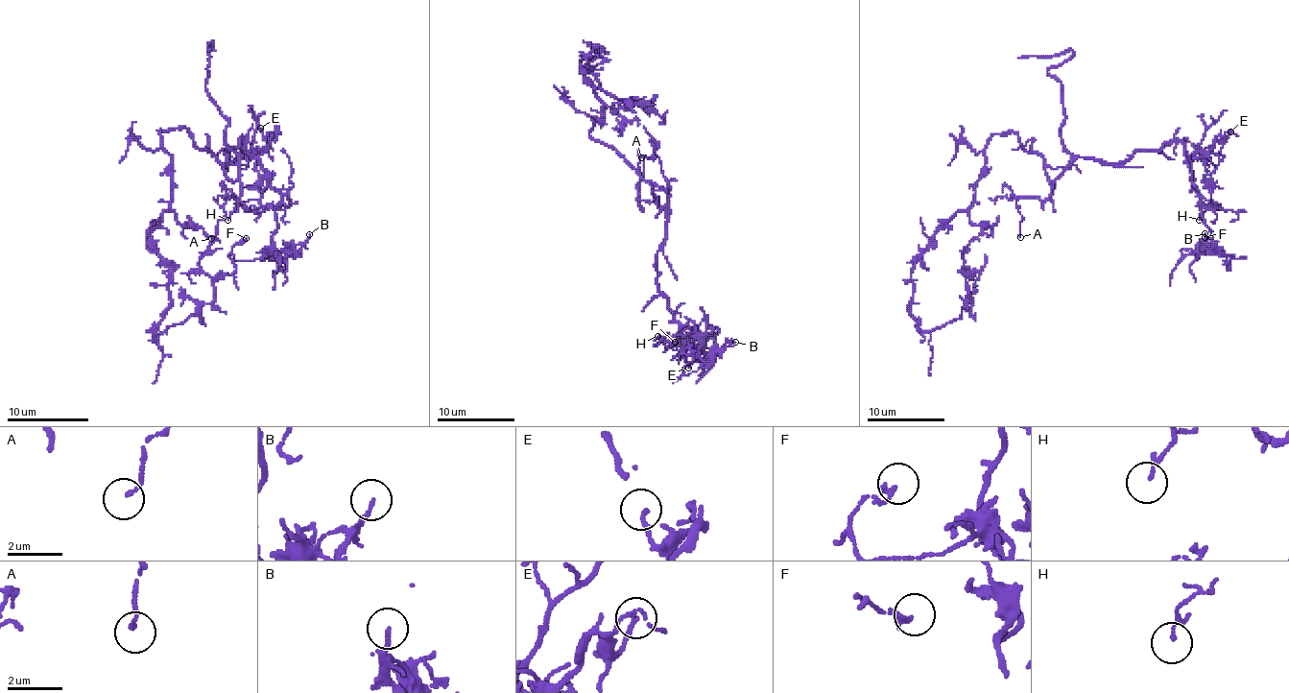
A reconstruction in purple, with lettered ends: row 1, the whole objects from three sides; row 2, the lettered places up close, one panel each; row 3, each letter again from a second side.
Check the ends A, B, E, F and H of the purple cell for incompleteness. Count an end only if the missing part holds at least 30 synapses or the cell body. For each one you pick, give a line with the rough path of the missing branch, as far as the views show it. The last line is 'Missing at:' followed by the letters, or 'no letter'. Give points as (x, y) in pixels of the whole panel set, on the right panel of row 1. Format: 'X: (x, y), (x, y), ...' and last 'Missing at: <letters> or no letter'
Missing at: no letter

